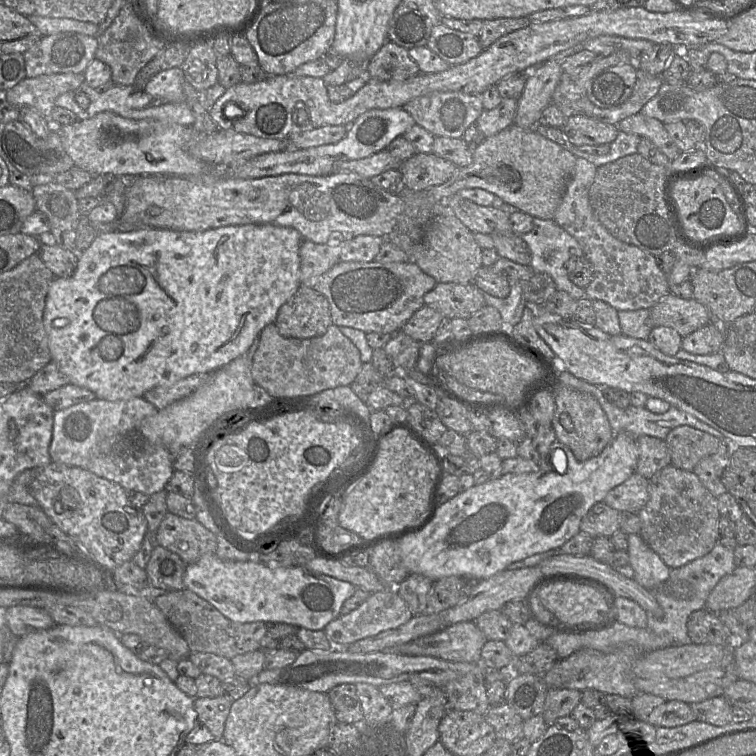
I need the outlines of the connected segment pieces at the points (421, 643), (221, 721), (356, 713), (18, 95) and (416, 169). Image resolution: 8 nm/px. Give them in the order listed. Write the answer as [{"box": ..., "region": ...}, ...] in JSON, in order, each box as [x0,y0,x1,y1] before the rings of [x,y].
[{"box":[388,621,486,664],"region":[[[466,621],[388,650],[410,656],[432,656],[451,662],[481,664],[481,651],[486,642],[475,622]]]},{"box":[194,697,232,740],"region":[[[195,697],[194,708],[198,720],[206,725],[216,740],[221,740],[224,734],[225,722],[229,715],[232,701],[229,697]]]},{"box":[327,684,363,724],"region":[[[339,684],[327,692],[338,722],[362,724],[363,714],[355,684]]]},{"box":[6,73,85,119],"region":[[[84,73],[44,74],[34,78],[24,78],[6,91],[7,101],[18,107],[31,107],[43,117],[50,119],[58,96],[69,91],[77,91],[85,82]]]},{"box":[399,153,459,191],"region":[[[416,153],[399,167],[406,189],[424,191],[448,181],[459,169],[433,153]]]}]

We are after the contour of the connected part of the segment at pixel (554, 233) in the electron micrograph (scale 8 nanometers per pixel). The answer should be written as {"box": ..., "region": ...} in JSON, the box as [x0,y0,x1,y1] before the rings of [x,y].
{"box":[520,218,585,300],"region":[[[534,218],[533,229],[520,237],[531,251],[532,258],[529,267],[534,273],[548,274],[553,279],[557,290],[567,292],[575,300],[585,297],[585,289],[573,284],[564,268],[564,263],[571,257],[579,258],[583,256],[583,250],[573,236],[556,224],[553,219]]]}

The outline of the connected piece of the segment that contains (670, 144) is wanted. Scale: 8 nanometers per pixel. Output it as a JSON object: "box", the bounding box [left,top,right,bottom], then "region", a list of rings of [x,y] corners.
{"box":[616,112,680,161],"region":[[[639,112],[620,121],[616,126],[619,131],[649,139],[670,161],[680,153],[664,124],[658,119],[644,116]]]}

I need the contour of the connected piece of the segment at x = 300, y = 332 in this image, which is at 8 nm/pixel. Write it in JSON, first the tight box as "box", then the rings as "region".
{"box":[275,285,332,339],"region":[[[302,285],[278,310],[275,325],[284,337],[307,339],[326,333],[332,324],[327,298]]]}

